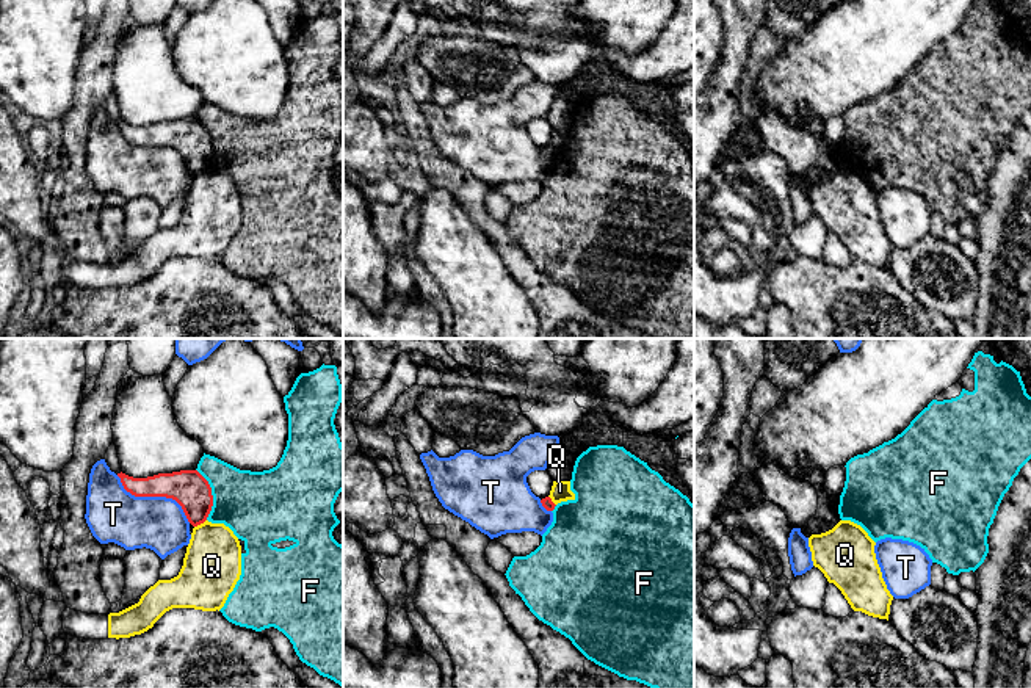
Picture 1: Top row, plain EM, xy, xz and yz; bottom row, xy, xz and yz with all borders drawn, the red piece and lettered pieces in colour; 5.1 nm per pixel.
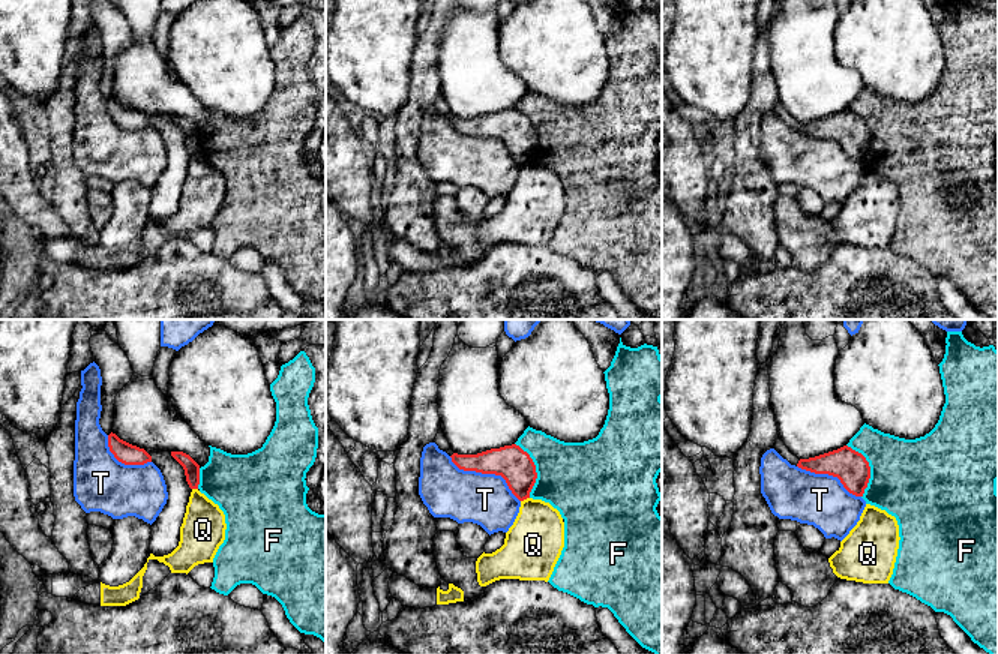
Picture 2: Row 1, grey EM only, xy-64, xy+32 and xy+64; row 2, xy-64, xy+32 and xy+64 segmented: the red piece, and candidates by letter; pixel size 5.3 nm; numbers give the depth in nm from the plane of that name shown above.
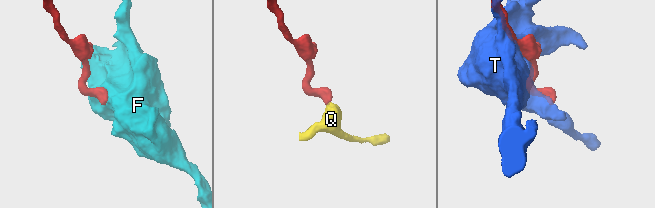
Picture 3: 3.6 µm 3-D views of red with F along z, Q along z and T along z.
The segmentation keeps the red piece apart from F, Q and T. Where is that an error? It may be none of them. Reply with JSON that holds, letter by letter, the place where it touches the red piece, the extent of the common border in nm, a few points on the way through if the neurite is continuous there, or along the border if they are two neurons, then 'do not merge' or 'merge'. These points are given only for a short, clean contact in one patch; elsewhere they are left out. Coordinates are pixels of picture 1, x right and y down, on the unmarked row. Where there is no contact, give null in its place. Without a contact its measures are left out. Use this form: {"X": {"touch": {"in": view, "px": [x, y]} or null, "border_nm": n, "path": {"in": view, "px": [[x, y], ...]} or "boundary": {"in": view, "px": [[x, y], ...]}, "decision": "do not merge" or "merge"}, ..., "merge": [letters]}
{"F": {"touch": {"in": "xy", "px": [210, 143]}, "border_nm": 280, "boundary": {"in": "xy", "px": [[196, 118], [210, 137], [212, 159], [207, 168]]}, "decision": "do not merge"}, "Q": {"touch": {"in": "xy", "px": [199, 173]}, "border_nm": 80, "boundary": {"in": "xy", "px": [[206, 168], [195, 176]]}, "decision": "do not merge"}, "T": {"touch": {"in": "xy", "px": [154, 144]}, "border_nm": 460, "decision": "do not merge"}, "merge": []}

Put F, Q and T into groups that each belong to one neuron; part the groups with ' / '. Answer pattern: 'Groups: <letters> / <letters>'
Groups: F / Q / T

